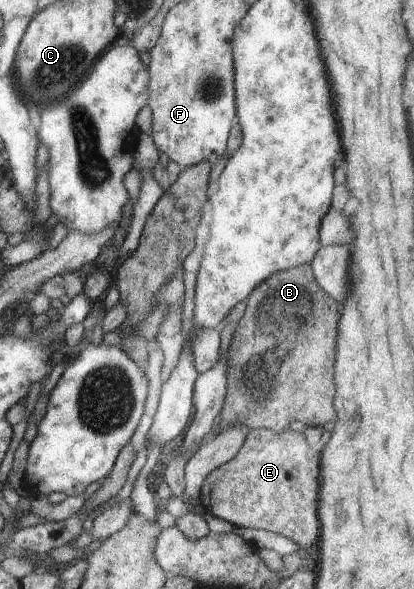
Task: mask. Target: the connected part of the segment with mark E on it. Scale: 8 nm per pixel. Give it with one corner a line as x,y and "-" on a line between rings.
250,429
238,454
216,467
201,485
199,500
216,518
222,518
233,526
244,528
262,528
274,534
281,534
292,539
300,549
315,551
321,533
318,516
320,453
317,447
312,447
304,433
288,430
277,433
268,429

